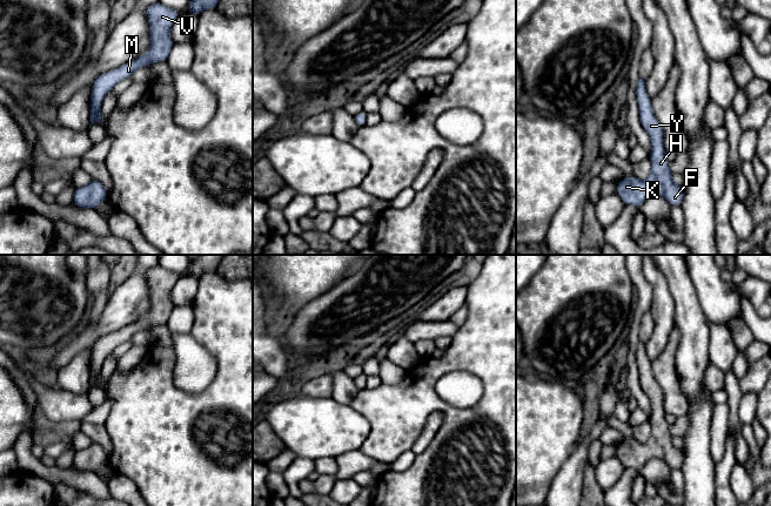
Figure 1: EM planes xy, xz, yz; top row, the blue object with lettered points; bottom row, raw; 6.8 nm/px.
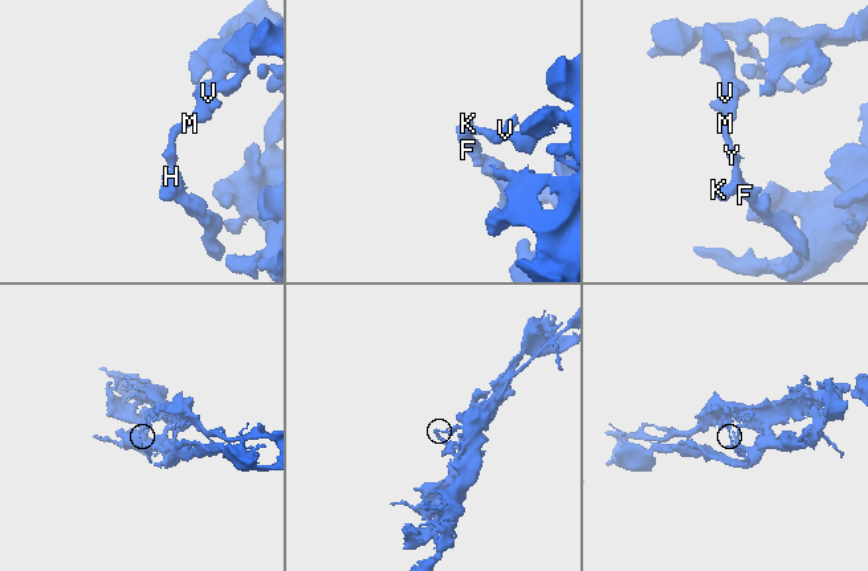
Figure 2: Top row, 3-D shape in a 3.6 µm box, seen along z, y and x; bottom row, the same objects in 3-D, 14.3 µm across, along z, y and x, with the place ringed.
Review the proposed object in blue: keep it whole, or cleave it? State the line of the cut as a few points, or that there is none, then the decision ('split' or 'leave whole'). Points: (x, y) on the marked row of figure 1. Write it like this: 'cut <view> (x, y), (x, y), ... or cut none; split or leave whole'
cut none; leave whole

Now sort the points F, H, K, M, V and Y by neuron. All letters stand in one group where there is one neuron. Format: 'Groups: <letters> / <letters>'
Groups: F H K M V Y

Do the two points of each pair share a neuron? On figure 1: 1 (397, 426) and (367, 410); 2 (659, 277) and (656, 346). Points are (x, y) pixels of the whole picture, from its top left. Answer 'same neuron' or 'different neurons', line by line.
1: same neuron
2: same neuron

